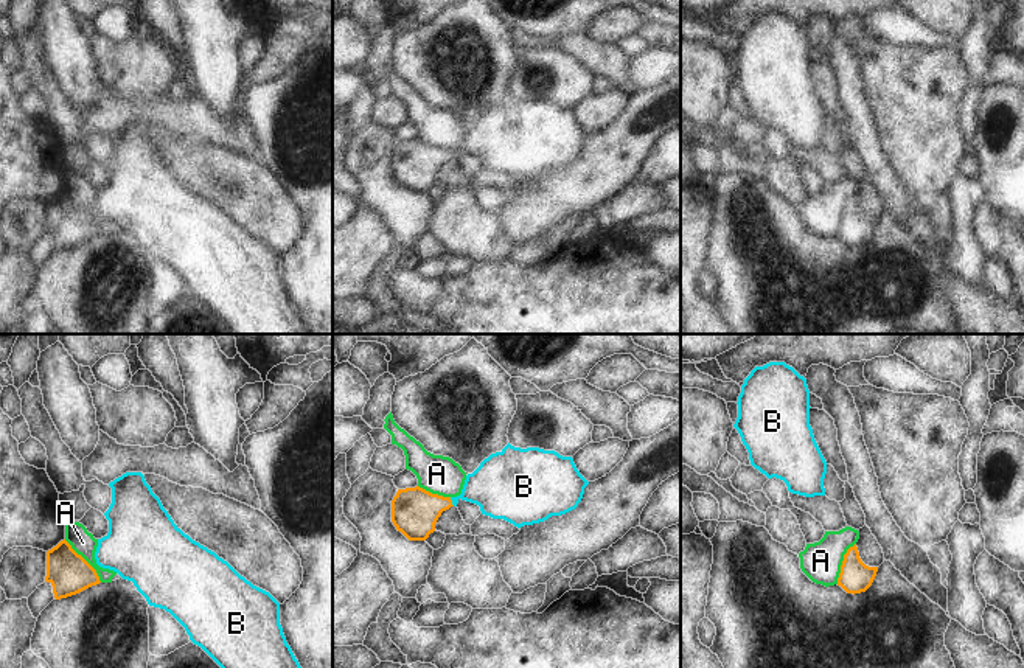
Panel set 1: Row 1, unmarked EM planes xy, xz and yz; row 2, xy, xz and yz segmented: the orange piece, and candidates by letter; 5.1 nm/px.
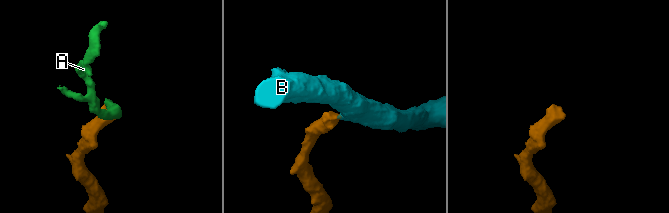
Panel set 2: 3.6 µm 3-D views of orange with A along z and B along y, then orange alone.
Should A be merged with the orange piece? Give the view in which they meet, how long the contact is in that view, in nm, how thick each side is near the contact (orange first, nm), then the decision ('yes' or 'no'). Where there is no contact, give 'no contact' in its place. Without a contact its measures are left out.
xy | 300 nm | 220/120 nm | no

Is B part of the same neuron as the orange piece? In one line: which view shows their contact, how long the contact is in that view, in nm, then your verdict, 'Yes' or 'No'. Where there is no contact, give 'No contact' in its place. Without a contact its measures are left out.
Touches orange in xz. Shared border 50 nm. Yes

